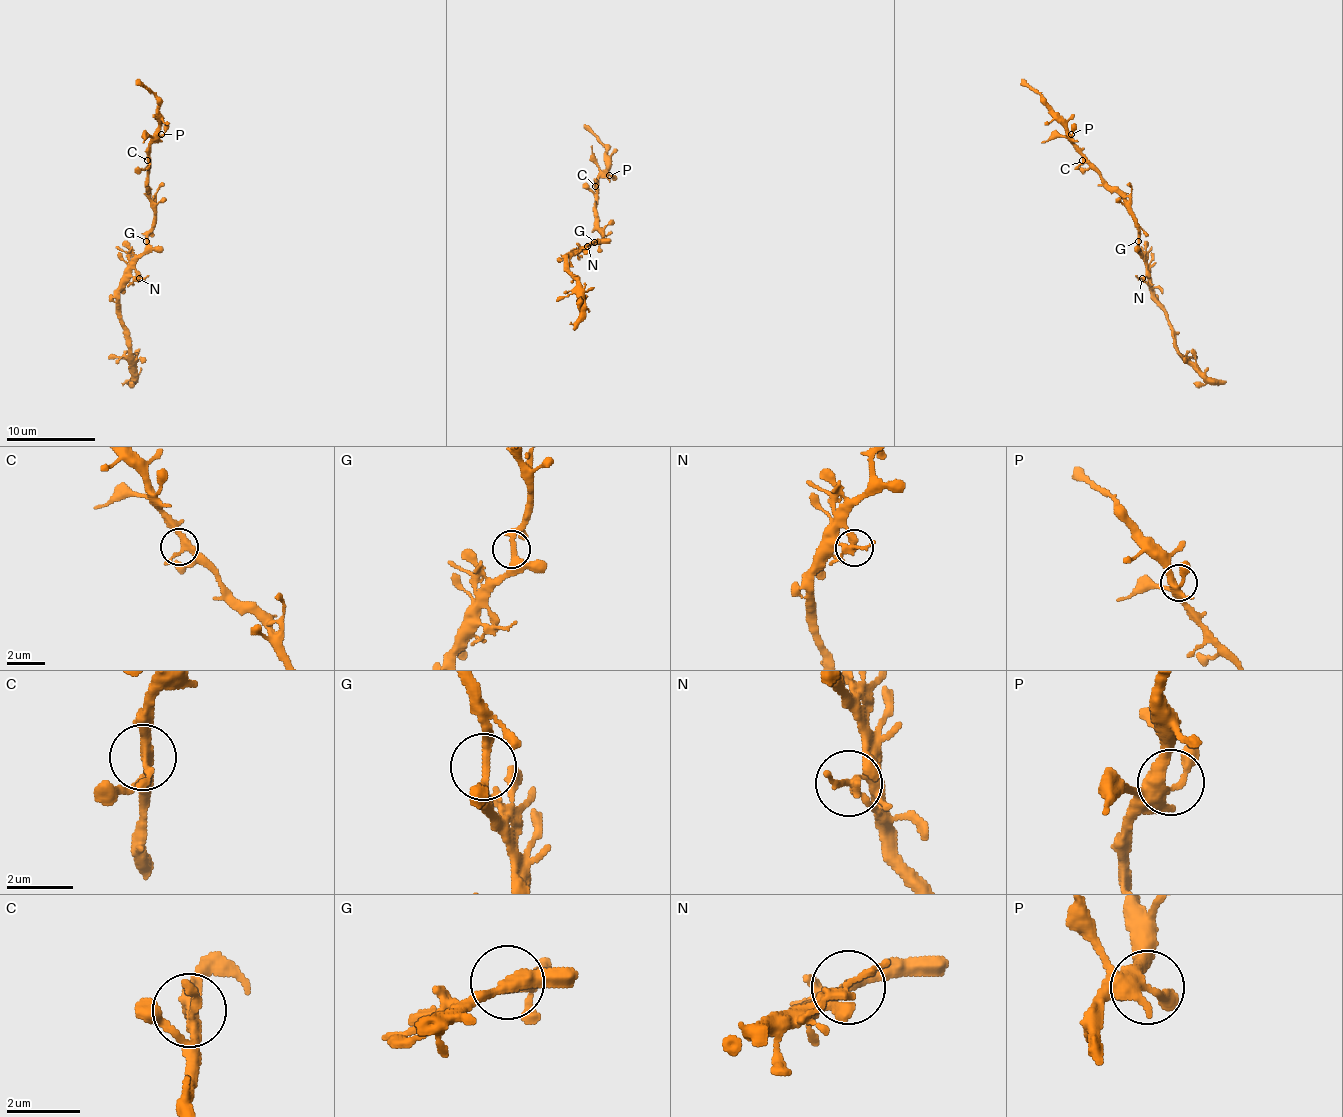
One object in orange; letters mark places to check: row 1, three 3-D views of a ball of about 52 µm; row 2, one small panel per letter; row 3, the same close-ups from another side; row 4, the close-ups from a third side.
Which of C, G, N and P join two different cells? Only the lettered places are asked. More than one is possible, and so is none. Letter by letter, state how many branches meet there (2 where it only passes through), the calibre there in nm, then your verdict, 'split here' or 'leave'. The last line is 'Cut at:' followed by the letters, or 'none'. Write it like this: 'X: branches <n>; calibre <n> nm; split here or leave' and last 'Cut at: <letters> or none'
C: branches 3; calibre 260 nm; leave
G: branches 2; calibre 320 nm; leave
N: branches 4; calibre 240 nm; leave
P: branches 3; calibre 320 nm; leave
Cut at: none

